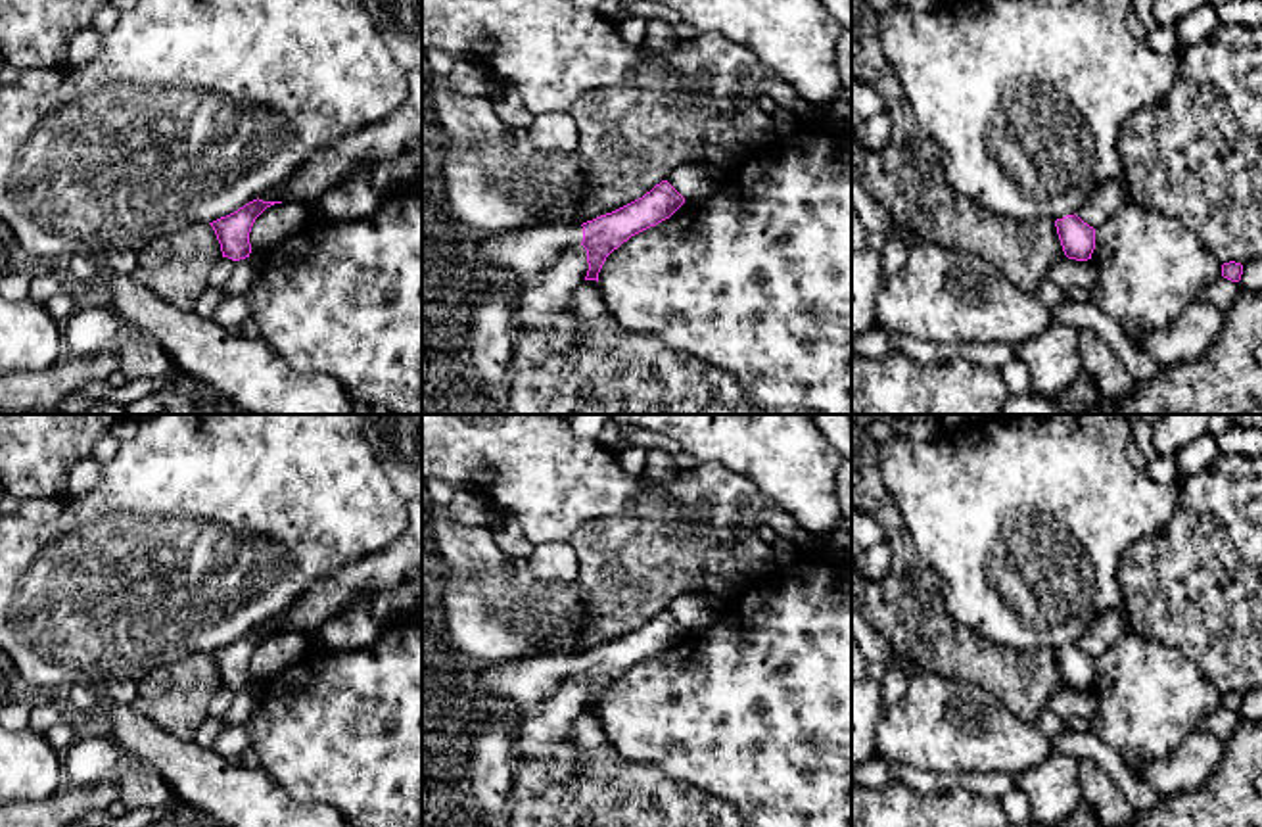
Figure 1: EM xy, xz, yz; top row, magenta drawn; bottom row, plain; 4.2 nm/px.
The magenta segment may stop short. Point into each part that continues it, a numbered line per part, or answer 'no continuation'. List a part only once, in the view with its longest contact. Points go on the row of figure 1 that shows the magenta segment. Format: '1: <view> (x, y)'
1: xz (526, 254)

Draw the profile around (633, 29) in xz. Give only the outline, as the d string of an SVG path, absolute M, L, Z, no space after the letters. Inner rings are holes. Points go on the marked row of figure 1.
M629 15L619 27L618 33L621 35L621 38L631 44L646 44L646 29L648 29L648 21L644 17L639 15Z

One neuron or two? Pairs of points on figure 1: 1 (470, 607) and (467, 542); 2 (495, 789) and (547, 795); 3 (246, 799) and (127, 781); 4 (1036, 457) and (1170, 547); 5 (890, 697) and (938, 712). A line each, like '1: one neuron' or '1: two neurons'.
1: two neurons
2: two neurons
3: two neurons
4: two neurons
5: two neurons

